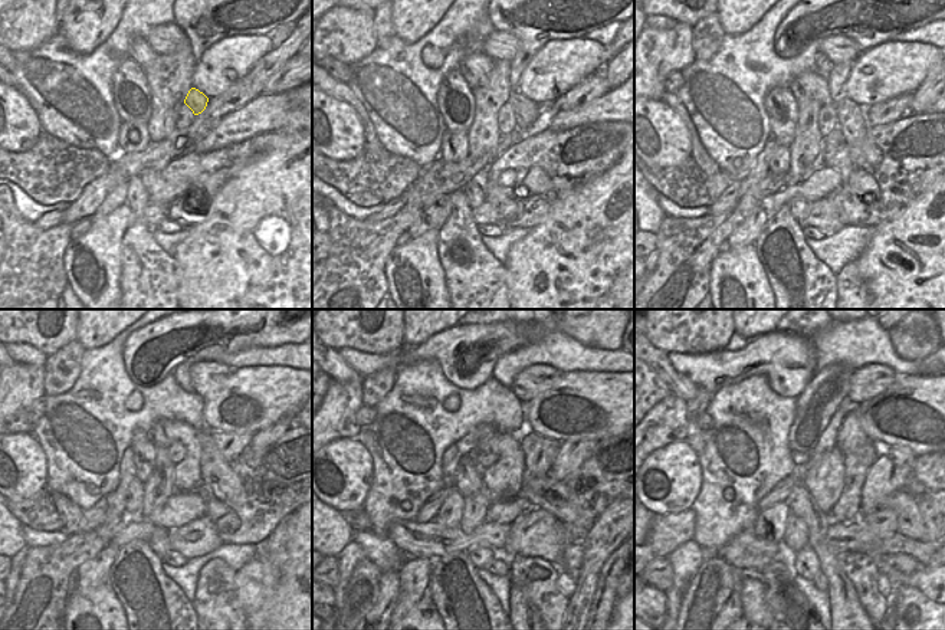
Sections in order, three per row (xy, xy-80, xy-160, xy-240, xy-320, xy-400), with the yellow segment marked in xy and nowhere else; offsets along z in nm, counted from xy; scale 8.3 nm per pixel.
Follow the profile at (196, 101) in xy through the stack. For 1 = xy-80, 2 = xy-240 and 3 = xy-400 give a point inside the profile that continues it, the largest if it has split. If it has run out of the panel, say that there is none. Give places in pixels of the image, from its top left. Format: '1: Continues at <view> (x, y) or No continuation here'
1: Continues at xy-80 (527, 111)
2: Continues at xy-240 (220, 476)
3: Continues at xy-400 (909, 522).

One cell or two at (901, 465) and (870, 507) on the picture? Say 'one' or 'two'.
one

